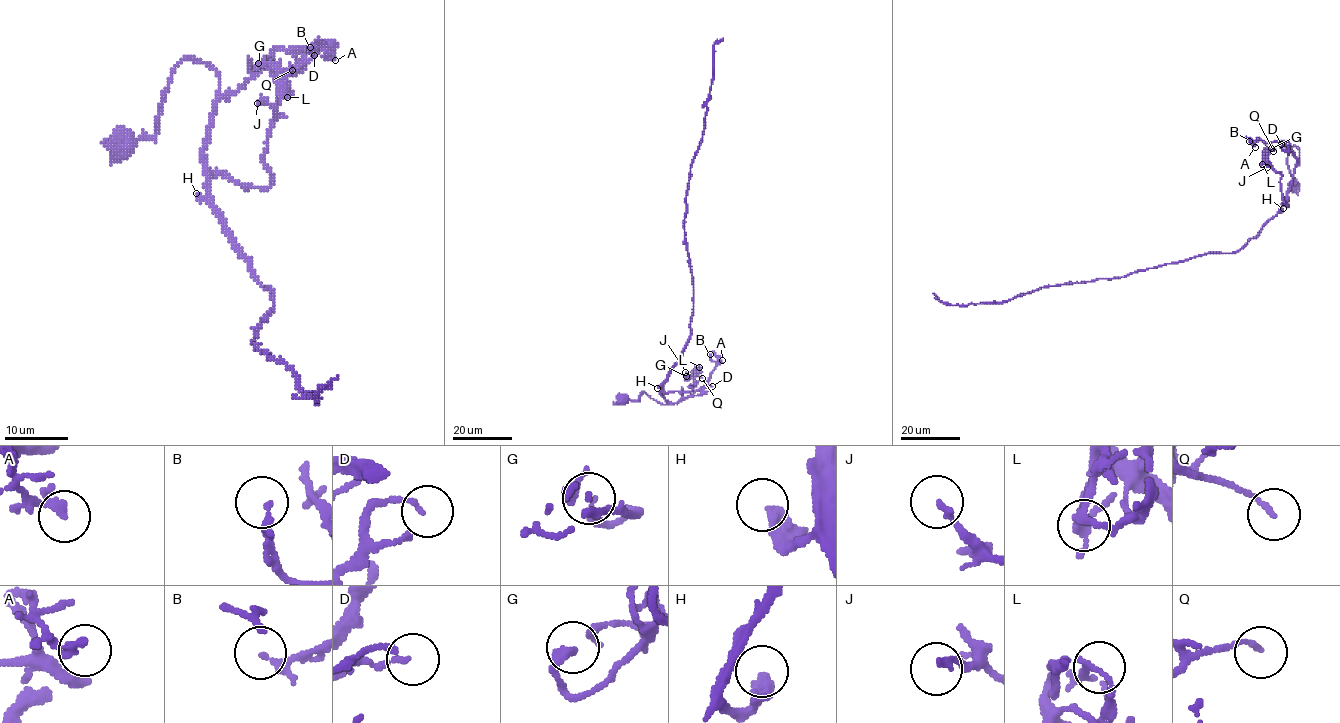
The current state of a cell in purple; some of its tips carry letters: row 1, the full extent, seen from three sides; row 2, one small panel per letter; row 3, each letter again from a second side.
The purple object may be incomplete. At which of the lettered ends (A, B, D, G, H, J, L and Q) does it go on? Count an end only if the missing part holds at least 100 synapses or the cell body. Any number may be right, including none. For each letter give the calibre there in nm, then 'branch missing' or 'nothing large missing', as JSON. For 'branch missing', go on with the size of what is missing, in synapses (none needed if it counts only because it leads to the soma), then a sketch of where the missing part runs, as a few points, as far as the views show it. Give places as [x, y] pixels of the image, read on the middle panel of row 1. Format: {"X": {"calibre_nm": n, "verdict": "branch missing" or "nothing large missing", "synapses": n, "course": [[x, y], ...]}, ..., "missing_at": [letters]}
{"A": {"calibre_nm": 240, "verdict": "nothing large missing"}, "B": {"calibre_nm": 220, "verdict": "nothing large missing"}, "D": {"calibre_nm": 120, "verdict": "nothing large missing"}, "G": {"calibre_nm": 280, "verdict": "nothing large missing"}, "H": {"calibre_nm": 380, "verdict": "nothing large missing"}, "J": {"calibre_nm": 180, "verdict": "nothing large missing"}, "L": {"calibre_nm": 180, "verdict": "nothing large missing"}, "Q": {"calibre_nm": 140, "verdict": "nothing large missing"}, "missing_at": []}

